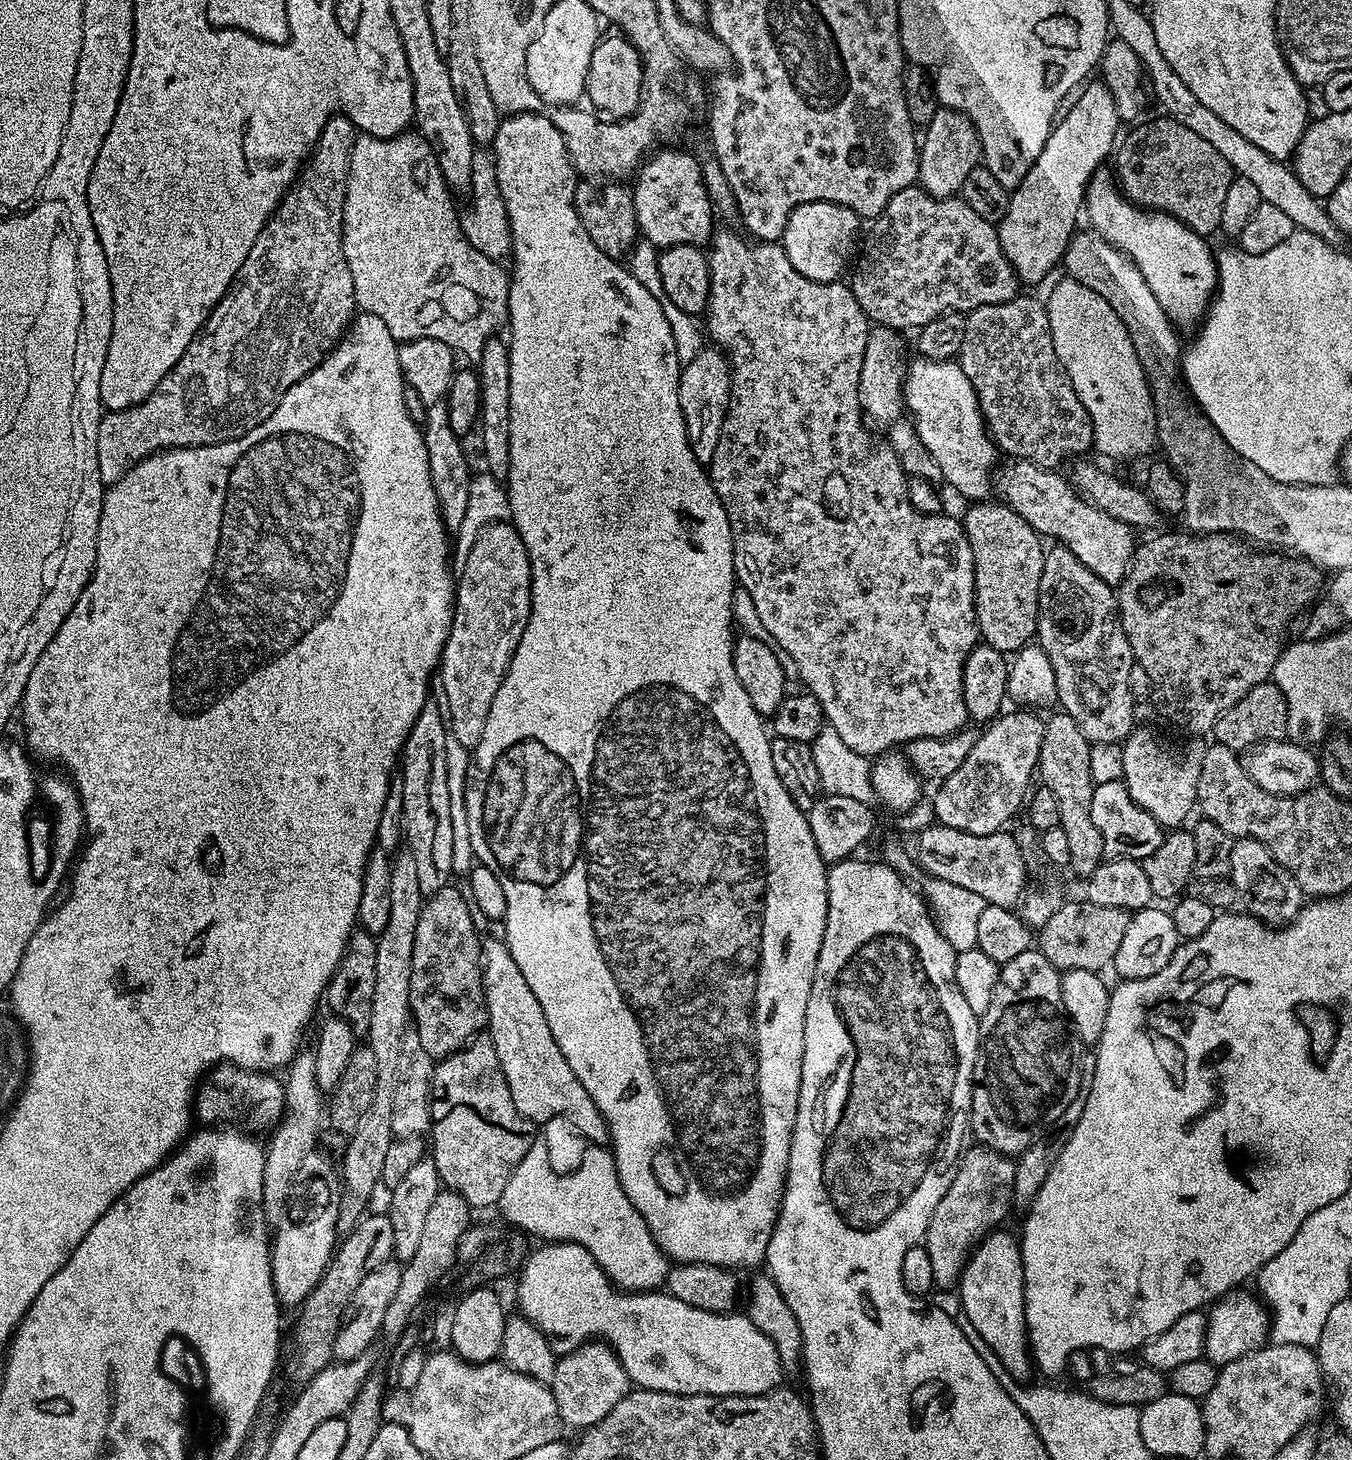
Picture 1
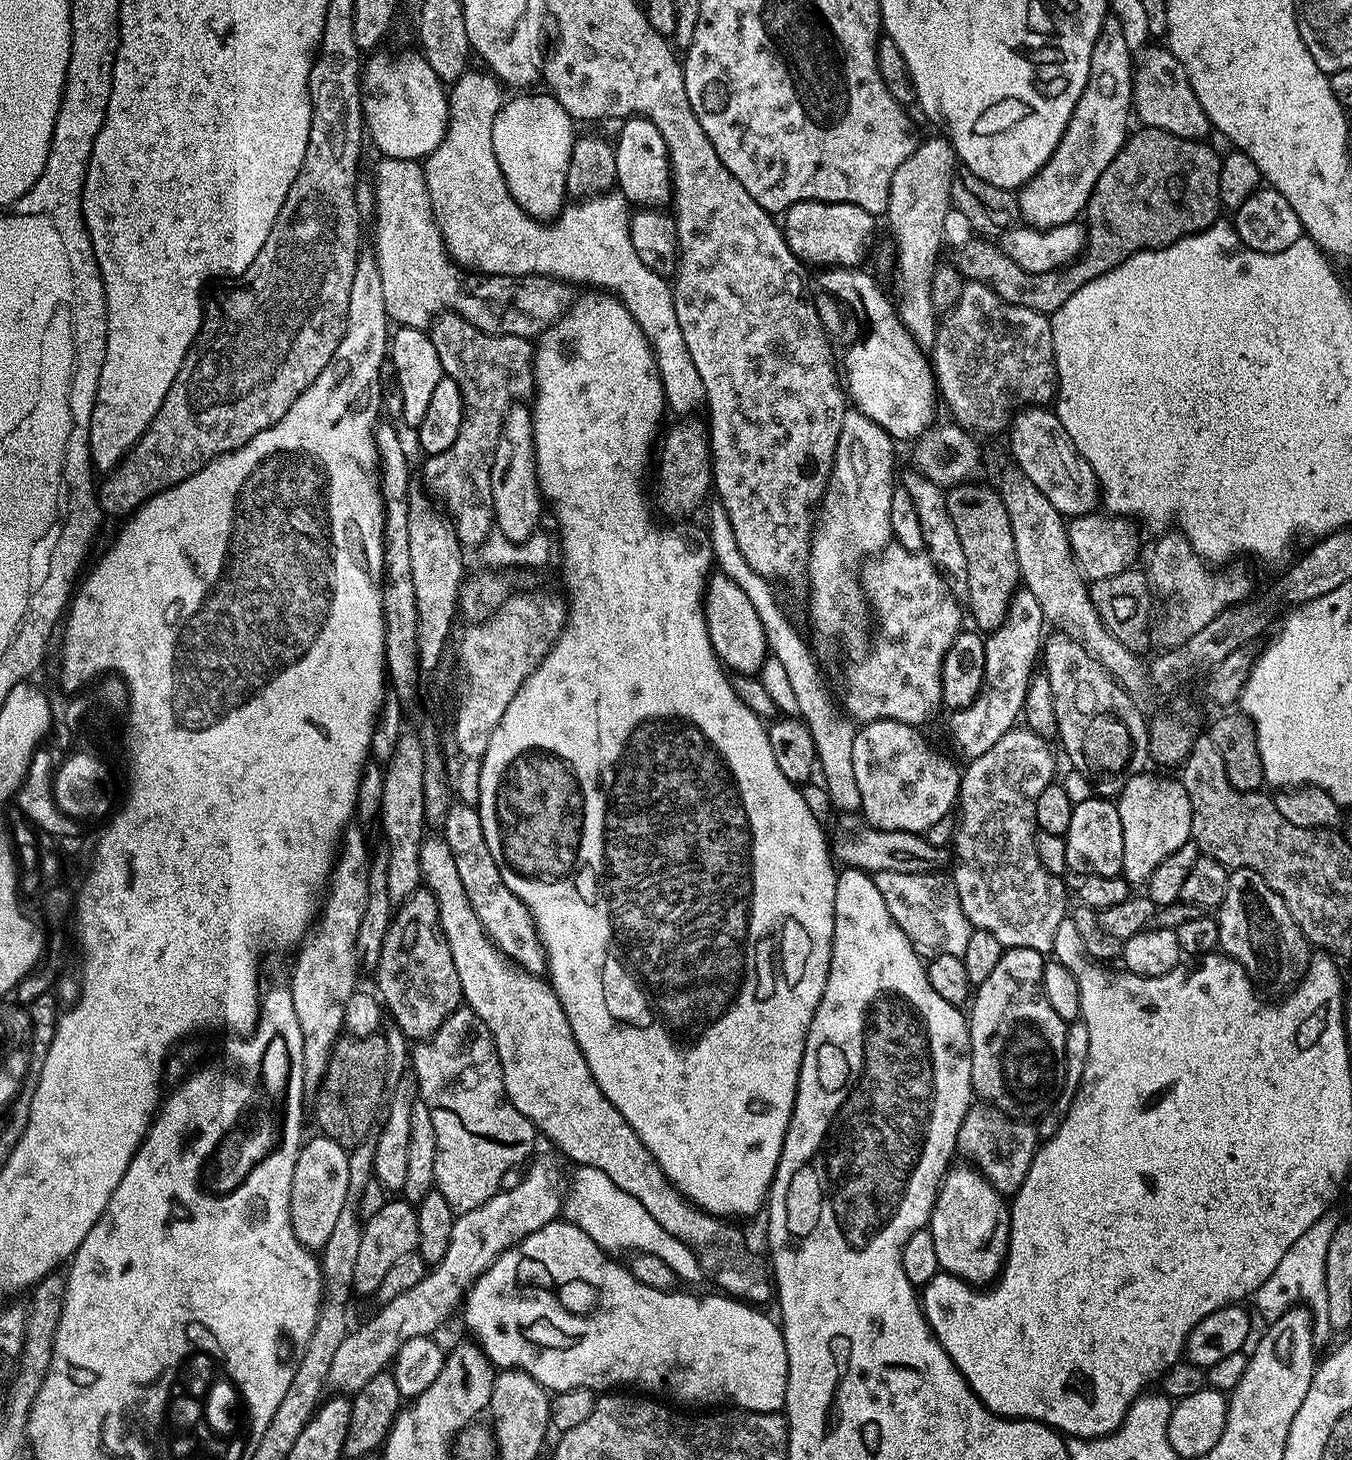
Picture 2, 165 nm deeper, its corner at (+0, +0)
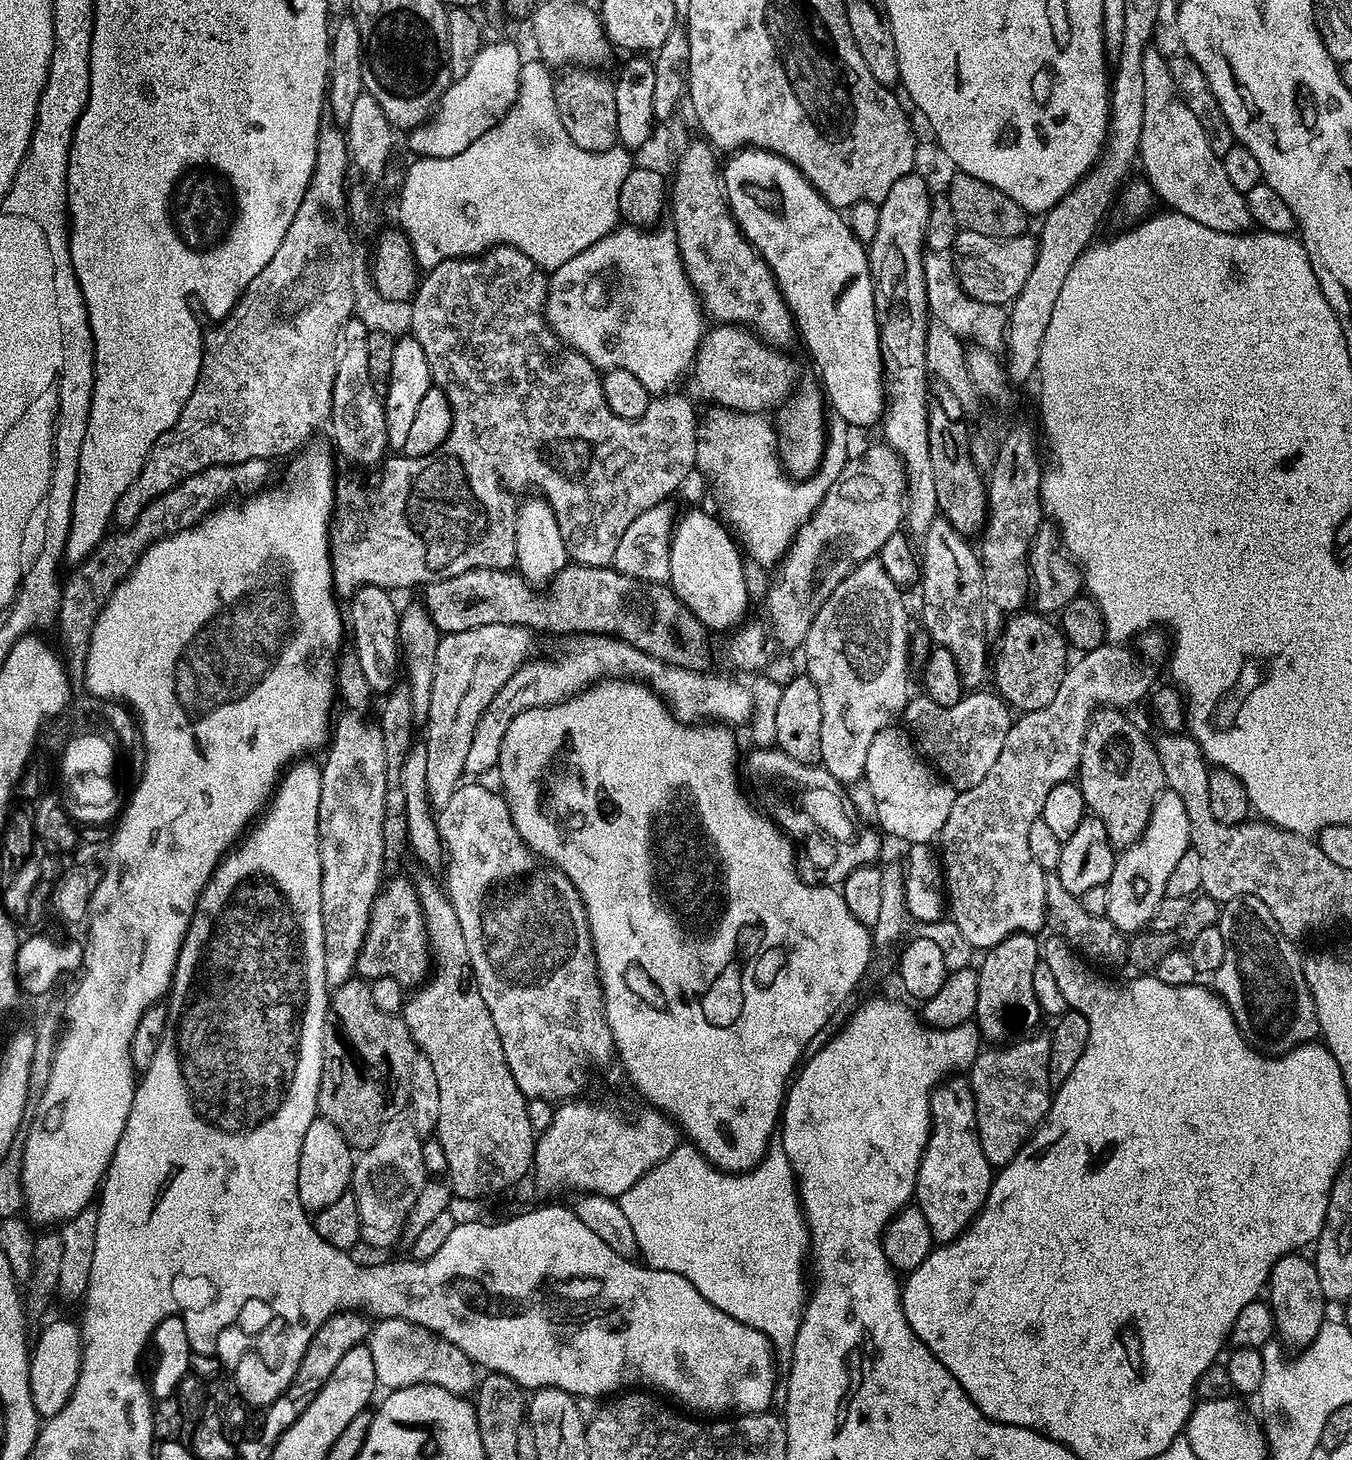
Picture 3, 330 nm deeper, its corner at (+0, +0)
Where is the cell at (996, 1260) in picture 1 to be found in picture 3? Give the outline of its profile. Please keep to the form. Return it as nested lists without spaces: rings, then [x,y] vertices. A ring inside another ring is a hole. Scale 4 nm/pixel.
[[[964,1078],[945,1079],[932,1090],[932,1134],[916,1179],[914,1200],[922,1214],[926,1214],[930,1234],[937,1245],[953,1243],[980,1215],[994,1175],[986,1154],[982,1154],[971,1083],[960,1079]]]

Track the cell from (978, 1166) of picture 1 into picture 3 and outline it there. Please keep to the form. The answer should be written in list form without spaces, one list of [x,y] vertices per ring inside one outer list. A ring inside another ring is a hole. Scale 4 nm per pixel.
[[[1047,1031],[1035,1032],[1013,1044],[1004,1042],[999,1046],[985,1047],[970,1069],[982,1154],[986,1154],[989,1164],[996,1170],[1012,1162],[1033,1129],[1044,1121],[1052,1105],[1054,1085],[1048,1077],[1050,1035]]]

